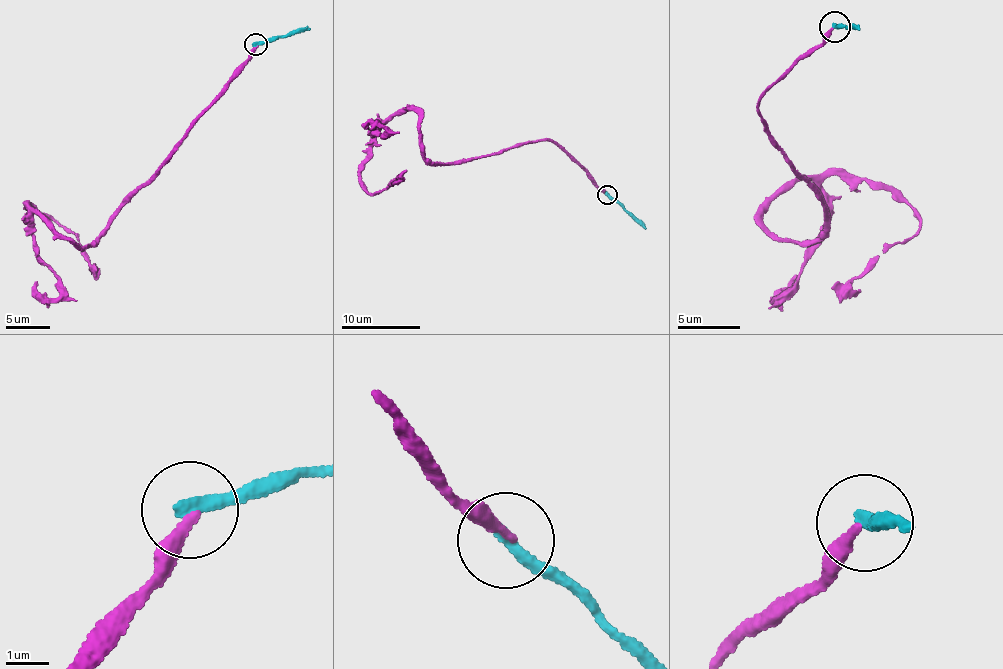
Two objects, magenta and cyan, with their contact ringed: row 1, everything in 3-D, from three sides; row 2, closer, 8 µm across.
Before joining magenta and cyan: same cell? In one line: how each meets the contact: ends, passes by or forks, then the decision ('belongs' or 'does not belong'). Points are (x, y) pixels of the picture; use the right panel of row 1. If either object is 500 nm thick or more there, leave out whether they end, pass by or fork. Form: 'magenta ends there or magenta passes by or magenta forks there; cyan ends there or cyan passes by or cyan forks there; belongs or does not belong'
magenta ends there; cyan ends there; does not belong

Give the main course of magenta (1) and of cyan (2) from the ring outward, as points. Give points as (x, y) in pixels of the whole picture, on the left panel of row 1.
1: (255, 46), (184, 132), (176, 151), (97, 239), (79, 249), (29, 205), (76, 234), (95, 280)
2: (255, 44), (268, 43), (309, 29)

